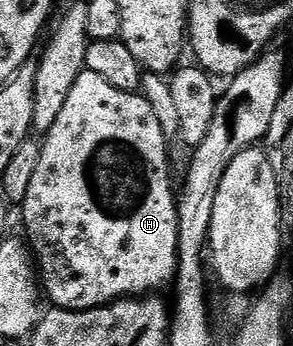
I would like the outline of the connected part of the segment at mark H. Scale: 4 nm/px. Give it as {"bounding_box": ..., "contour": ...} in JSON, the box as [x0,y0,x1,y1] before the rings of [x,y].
{"bounding_box":[20,71,178,309],"contour":[[[83,71],[80,79],[76,79],[76,83],[72,85],[72,92],[68,94],[68,100],[64,102],[64,107],[60,111],[60,116],[56,118],[56,123],[52,123],[49,133],[45,134],[42,141],[42,154],[40,155],[40,167],[36,167],[36,176],[32,178],[32,184],[28,186],[28,195],[20,202],[22,209],[22,221],[26,224],[25,236],[28,238],[28,244],[32,250],[33,256],[36,258],[36,269],[40,274],[41,288],[44,290],[45,296],[50,296],[50,305],[60,309],[98,309],[102,305],[108,305],[111,301],[121,301],[135,295],[150,295],[161,285],[169,286],[173,282],[175,273],[178,272],[178,198],[176,196],[176,183],[170,178],[170,153],[166,150],[168,138],[166,132],[160,127],[160,119],[156,119],[156,111],[152,111],[152,103],[148,103],[141,92],[129,93],[128,91],[120,91],[120,87],[112,87],[112,83],[107,83],[104,79],[100,79],[100,75],[95,73],[87,73]]]}

